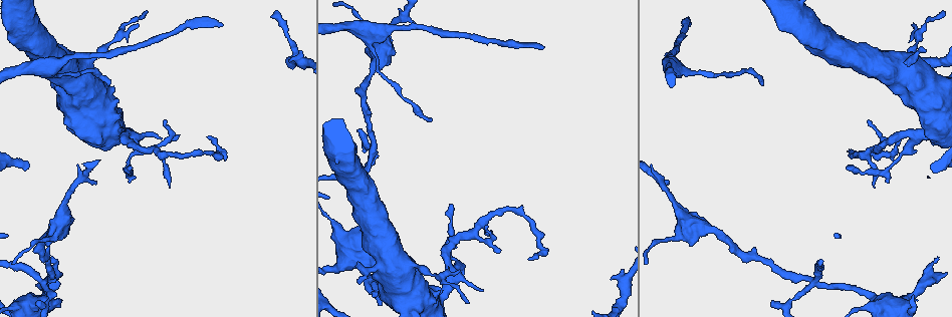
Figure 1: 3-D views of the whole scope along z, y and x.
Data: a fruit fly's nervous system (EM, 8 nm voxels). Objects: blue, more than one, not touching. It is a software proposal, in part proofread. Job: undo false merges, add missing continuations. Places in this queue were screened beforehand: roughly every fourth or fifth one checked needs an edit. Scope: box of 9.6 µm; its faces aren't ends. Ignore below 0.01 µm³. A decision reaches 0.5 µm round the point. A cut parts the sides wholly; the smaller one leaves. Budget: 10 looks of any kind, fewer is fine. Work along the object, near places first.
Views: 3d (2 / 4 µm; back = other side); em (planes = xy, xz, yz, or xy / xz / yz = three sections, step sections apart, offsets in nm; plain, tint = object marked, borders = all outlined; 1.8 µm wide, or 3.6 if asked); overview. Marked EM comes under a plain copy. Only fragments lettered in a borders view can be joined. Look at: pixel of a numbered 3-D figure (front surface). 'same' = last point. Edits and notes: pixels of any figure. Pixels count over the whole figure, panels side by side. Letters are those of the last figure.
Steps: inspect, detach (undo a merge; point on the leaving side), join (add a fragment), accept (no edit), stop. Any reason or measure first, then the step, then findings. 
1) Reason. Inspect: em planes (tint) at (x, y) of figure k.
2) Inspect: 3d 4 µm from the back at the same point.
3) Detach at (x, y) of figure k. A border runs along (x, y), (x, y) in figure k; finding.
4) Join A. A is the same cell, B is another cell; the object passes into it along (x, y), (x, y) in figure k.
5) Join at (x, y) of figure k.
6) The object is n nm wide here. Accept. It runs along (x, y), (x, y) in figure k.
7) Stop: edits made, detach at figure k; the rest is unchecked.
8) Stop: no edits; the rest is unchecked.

Long arm stops here. Inspect: em planes (borders) at (222, 24) of figure 1.

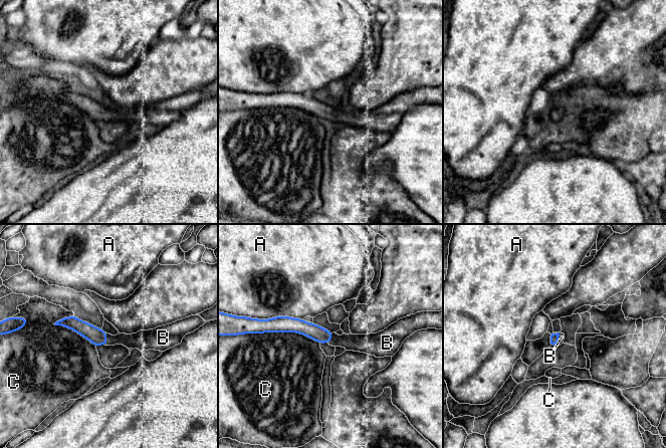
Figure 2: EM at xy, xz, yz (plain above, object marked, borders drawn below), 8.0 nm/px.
The longest contact is with C, 380 nm. Join at (562, 337) of figure 2. B is the same cell, A and C are other cells; the object passes into it along (554, 337), (558, 339), (562, 337) in figure 2; it goes on there.

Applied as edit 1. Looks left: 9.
Inspect: overview.

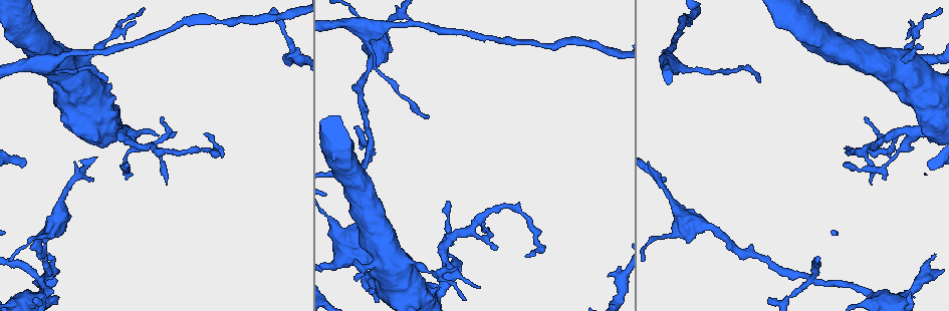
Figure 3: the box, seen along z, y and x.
An open end. Inspect: em xz step 8 (borders) at (205, 134) of figure 3.

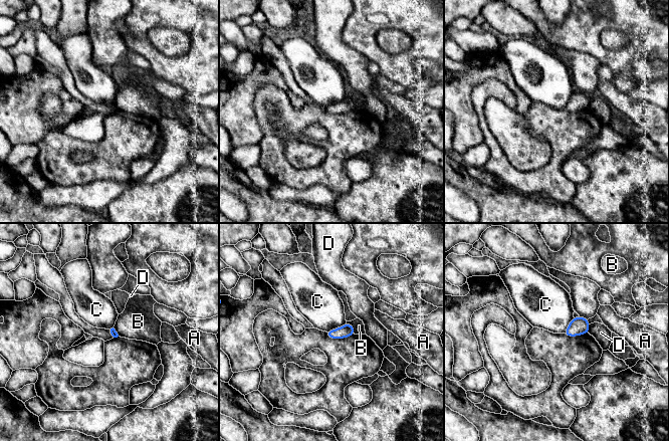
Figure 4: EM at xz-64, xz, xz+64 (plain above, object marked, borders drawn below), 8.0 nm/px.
Cut it another way. Inspect: em planes (borders) at the same point.

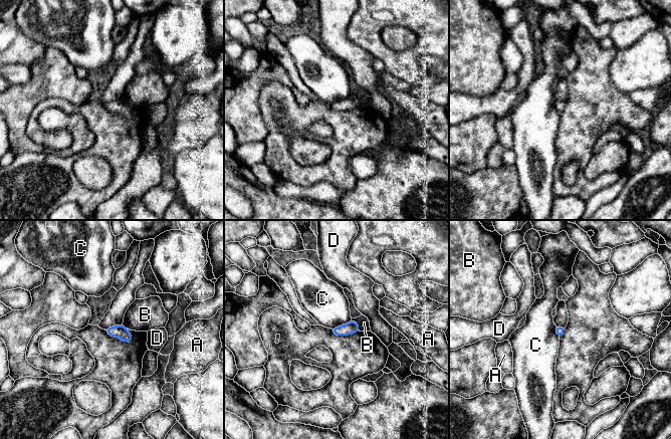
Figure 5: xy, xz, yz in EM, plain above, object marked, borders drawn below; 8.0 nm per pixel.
Accept. A, B, C and D are other cells; a border runs along (351, 318), (347, 322), (330, 328) in figure 5; none of them fits.

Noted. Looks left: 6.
Inspect: em xy step 8 (tint) at (42, 282) of figure 3.

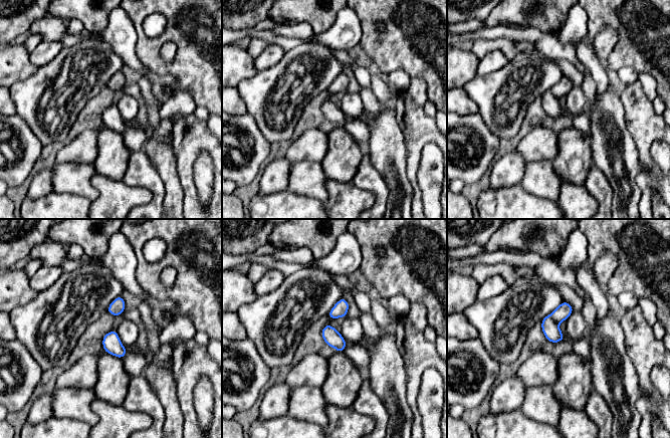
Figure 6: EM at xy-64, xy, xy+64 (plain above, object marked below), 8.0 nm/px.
Inspect: em planes (borders) at the same point.

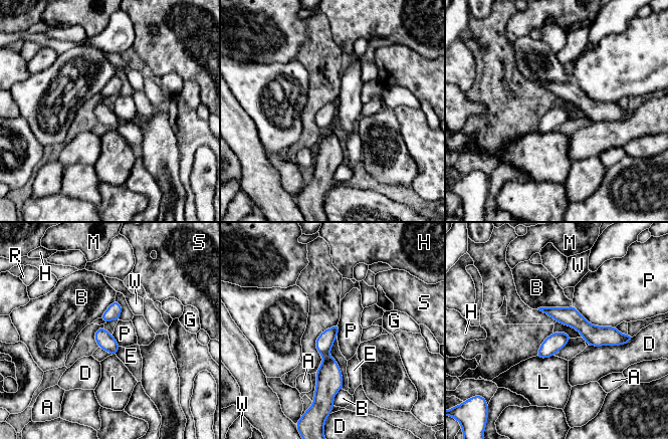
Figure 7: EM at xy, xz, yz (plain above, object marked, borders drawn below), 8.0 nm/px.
Detach at (329, 381) of figure 7. A, B, D, E, G, H, L, M, P, R, S and W are other cells; a border runs along (328, 354), (323, 358) in figure 7; a second cell is stuck on.

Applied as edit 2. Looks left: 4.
Stop: edits made, join at figure 2, detach at figure 7; the rest is unchecked.

